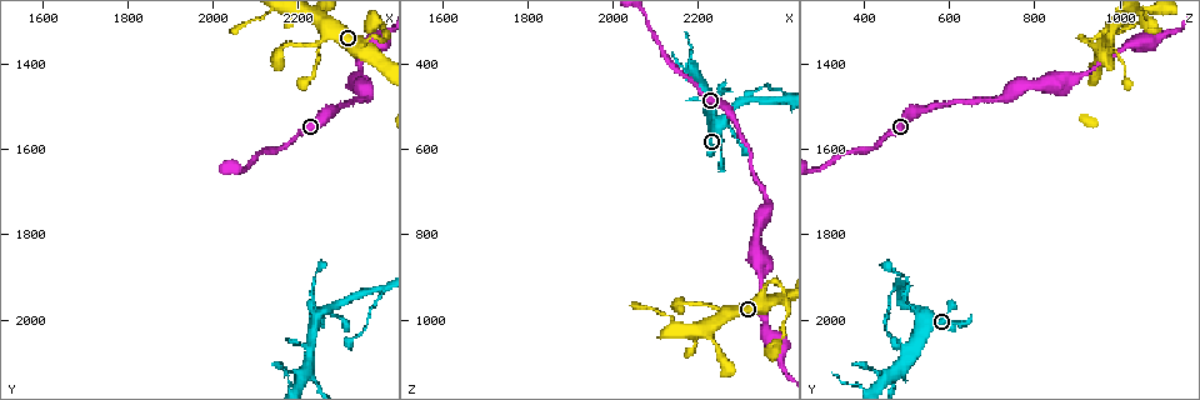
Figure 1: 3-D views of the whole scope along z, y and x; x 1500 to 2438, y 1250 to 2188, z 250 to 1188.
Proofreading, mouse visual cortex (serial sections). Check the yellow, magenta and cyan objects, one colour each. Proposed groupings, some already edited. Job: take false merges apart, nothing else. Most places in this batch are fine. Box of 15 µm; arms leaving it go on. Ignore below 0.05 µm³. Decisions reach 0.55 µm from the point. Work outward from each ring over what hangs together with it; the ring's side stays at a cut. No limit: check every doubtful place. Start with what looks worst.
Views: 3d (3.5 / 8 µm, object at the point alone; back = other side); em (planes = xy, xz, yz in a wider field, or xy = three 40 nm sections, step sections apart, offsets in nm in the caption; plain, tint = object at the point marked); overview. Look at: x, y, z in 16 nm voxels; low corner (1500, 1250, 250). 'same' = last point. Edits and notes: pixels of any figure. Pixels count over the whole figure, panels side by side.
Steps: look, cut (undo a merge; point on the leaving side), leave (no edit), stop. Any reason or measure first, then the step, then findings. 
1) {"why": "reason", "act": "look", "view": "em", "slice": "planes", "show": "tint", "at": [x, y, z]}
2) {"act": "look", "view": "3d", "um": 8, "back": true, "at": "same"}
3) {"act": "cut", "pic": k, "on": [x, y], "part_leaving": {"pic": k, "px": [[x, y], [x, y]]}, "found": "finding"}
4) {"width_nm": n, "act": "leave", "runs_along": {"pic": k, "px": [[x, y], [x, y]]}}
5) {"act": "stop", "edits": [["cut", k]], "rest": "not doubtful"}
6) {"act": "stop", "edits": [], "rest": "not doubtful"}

{"why": "three-way junction", "act": "look", "view": "em", "slice": "xy", "step": 5, "show": "tint", "at": [2245, 1345, 975]}

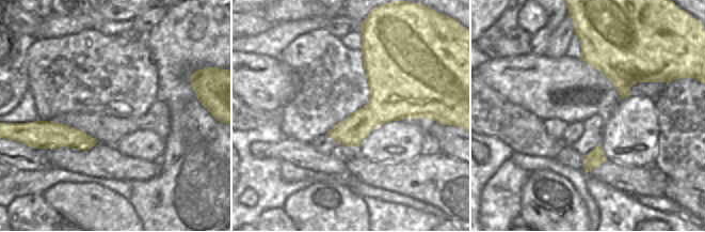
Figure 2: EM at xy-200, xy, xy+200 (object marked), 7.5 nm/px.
{"act": "look", "view": "3d", "um": 3.5, "at": "same"}

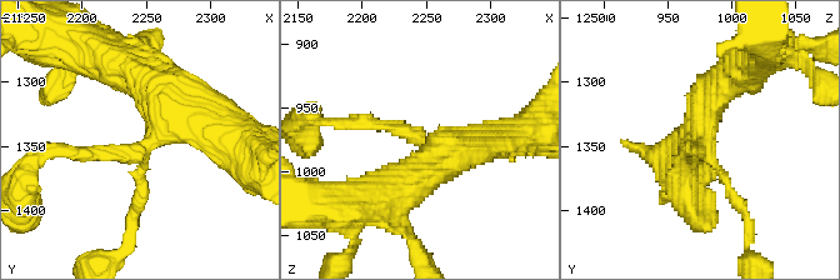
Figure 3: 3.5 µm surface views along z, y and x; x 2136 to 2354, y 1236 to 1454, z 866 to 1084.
{"arms": 3, "arm_widths_nm": [150, 150, 400], "act": "leave", "runs_along": {"pic": 3, "px": [[205, 120], [183, 108], [136, 154], [64, 150]]}, "found": "continuous, no second cell"}

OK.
{"act": "look", "view": "3d", "um": 3.5, "at": [2375, 1335, 915]}

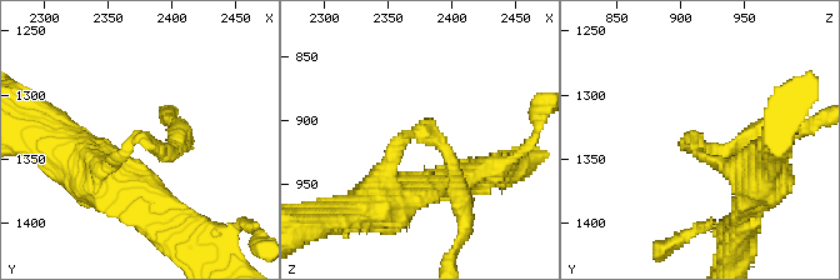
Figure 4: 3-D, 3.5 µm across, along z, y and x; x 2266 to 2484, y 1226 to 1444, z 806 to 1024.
{"arm_widths_nm": [200, 200], "act": "look", "view": "em", "slice": "xy", "step": 1, "show": "tint", "at": [2378, 1334, 914]}

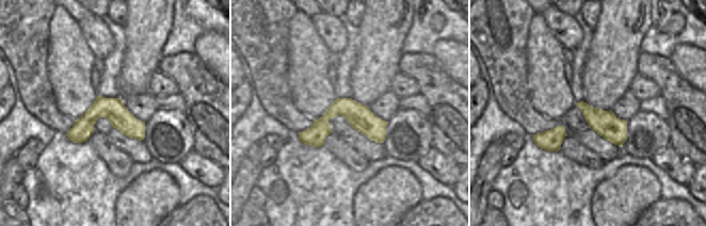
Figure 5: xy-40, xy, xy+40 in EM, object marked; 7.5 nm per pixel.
{"act": "leave", "runs_along": {"pic": 4, "px": [[380, 183], [458, 193]]}, "found": "continuous, no second cell"}

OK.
{"why": "narrows sharply", "act": "look", "view": "3d", "um": 3.5, "at": [2235, 1975, 520]}

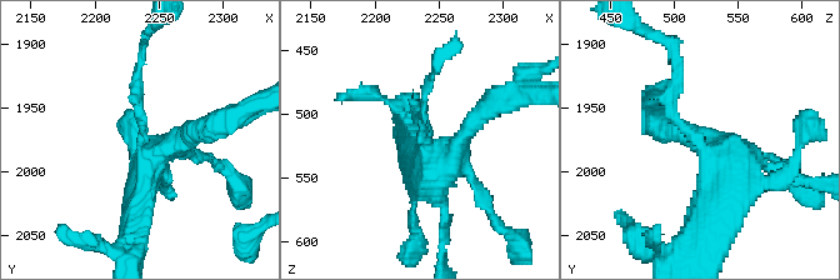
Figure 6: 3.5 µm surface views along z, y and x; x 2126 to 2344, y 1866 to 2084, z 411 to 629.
{"arms": 4, "arm_widths_nm": [150, 200, 250, 250], "why": "shape alone is not enough", "act": "look", "view": "em", "slice": "xy", "step": 1, "show": "tint", "at": [2238, 1978, 520]}

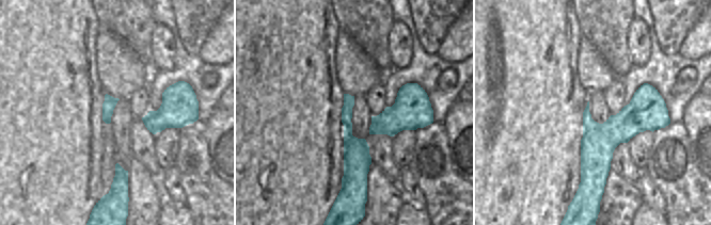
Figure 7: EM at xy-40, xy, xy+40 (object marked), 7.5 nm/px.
{"act": "leave", "runs_along": {"pic": 6, "px": [[753, 181], [669, 111], [679, 70]]}, "found": "continuous, no second cell"}

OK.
{"why": "calibre changes", "act": "look", "view": "em", "slice": "xy", "step": 2, "show": "tint", "at": [2400, 1930, 485]}

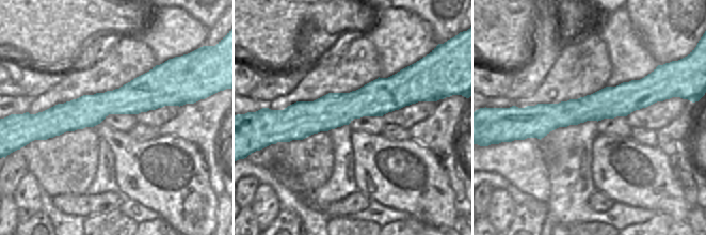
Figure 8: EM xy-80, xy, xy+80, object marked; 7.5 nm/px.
{"why": "see where the arms go", "act": "look", "view": "3d", "um": 3.5, "at": "same"}

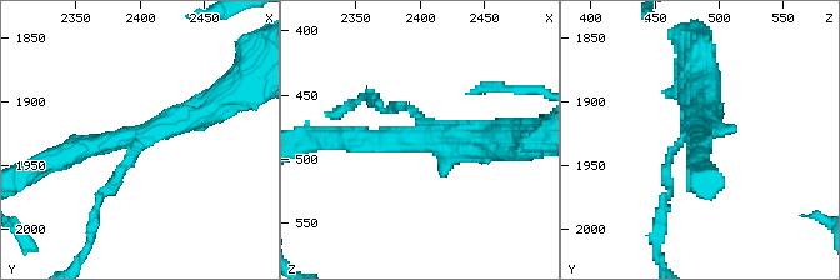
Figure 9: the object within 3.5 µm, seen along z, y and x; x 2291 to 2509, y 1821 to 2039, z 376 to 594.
{"act": "leave", "runs_along": {"pic": 9, "px": [[56, 158], [141, 135], [106, 189]]}, "found": "continuous, no second cell"}

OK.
{"act": "stop", "edits": [], "rest": "not doubtful"}

